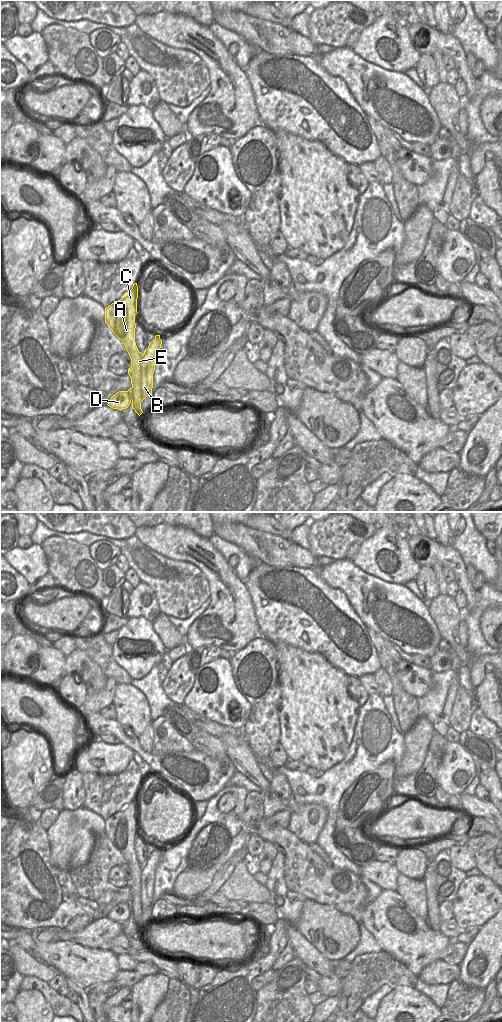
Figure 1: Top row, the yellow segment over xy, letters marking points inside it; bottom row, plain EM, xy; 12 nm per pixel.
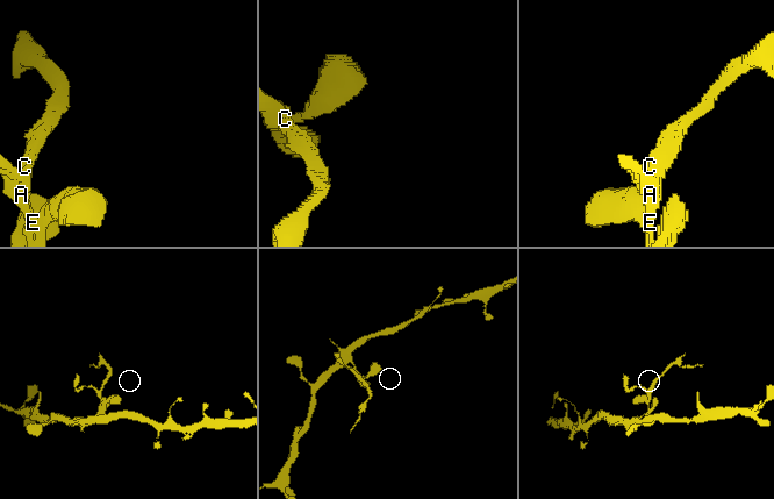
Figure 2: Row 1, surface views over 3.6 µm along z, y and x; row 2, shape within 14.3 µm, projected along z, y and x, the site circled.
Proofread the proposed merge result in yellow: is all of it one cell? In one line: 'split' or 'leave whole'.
split

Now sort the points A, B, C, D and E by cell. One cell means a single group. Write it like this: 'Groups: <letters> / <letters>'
Groups: A B C E / D.

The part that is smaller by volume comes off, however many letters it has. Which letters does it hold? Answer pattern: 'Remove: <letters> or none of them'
Remove: A, B, C, E.

